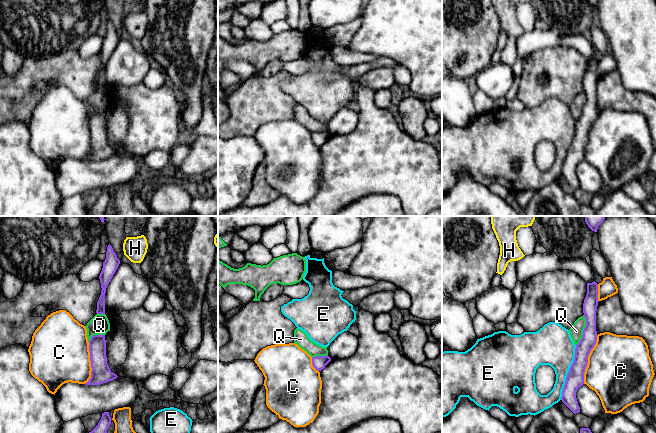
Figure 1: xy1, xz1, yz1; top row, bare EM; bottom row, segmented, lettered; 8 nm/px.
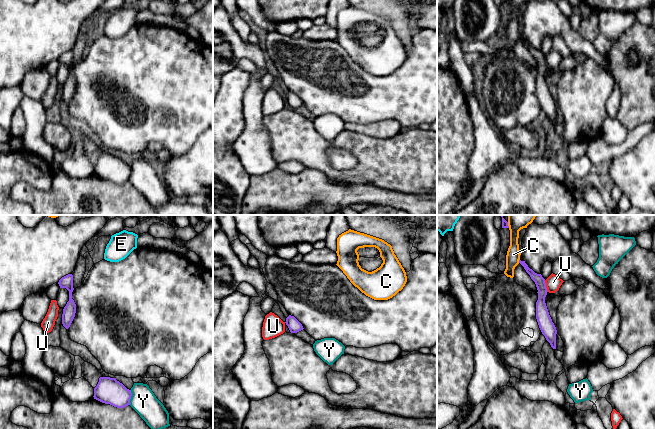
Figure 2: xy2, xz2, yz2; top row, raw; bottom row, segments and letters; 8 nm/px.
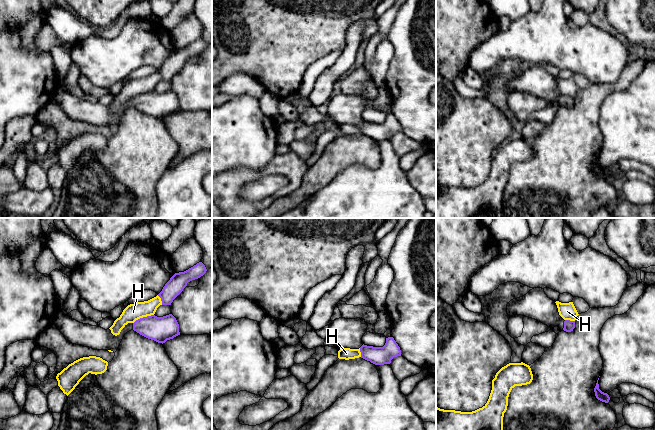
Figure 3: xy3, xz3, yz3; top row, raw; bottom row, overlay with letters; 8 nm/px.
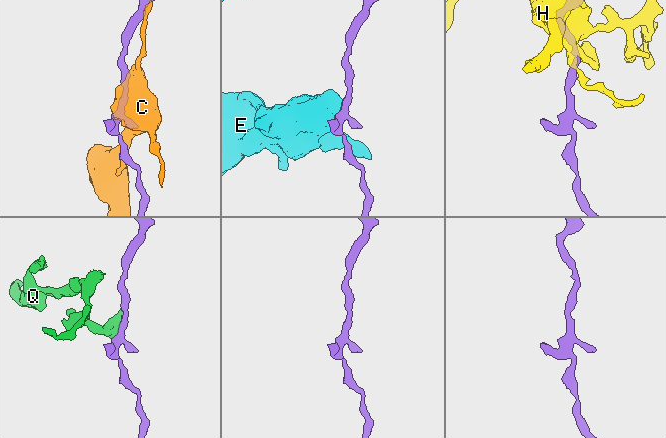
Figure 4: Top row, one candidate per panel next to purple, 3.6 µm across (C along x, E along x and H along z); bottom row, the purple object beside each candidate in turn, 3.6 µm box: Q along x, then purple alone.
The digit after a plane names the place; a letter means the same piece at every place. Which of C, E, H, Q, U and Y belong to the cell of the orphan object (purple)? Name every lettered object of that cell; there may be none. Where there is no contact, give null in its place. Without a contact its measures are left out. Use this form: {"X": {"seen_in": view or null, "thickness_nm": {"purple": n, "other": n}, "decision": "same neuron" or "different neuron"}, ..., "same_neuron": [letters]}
{"C": {"seen_in": "yz1", "thickness_nm": {"purple": 140, "other": 480}, "decision": "different neuron"}, "E": {"seen_in": "yz1", "thickness_nm": {"purple": 140, "other": 320}, "decision": "different neuron"}, "H": {"seen_in": "xy3", "thickness_nm": {"purple": 200, "other": 140}, "decision": "different neuron"}, "Q": {"seen_in": "yz1", "thickness_nm": {"purple": 120, "other": 110}, "decision": "different neuron"}, "U": {"seen_in": "yz2", "thickness_nm": {"purple": 110, "other": 120}, "decision": "different neuron"}, "Y": {"seen_in": "xy2", "thickness_nm": {"purple": 200, "other": 200}, "decision": "different neuron"}, "same_neuron": []}

